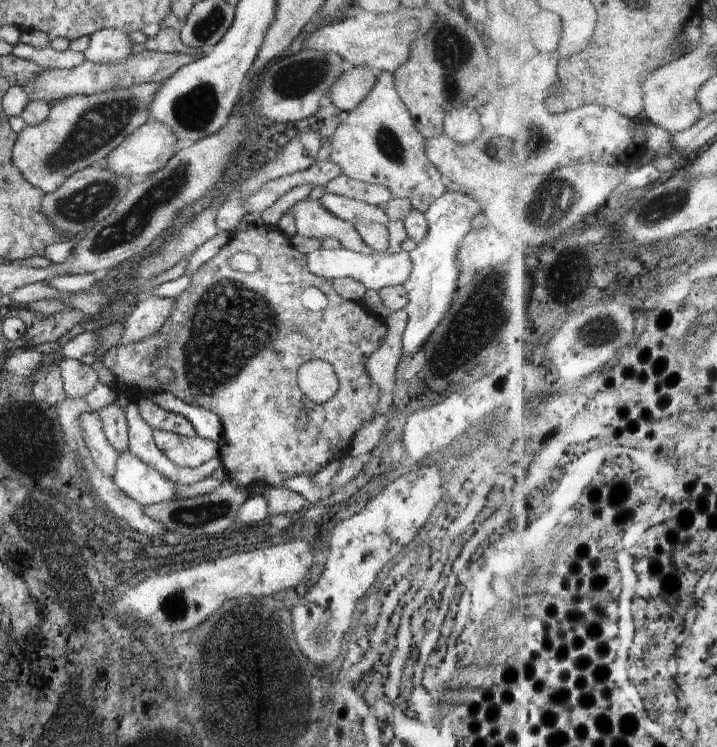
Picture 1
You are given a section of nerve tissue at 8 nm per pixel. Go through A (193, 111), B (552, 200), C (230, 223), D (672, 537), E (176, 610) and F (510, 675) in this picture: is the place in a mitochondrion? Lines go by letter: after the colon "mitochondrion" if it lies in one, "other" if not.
A: mitochondrion
B: mitochondrion
C: other
D: other
E: mitochondrion
F: other

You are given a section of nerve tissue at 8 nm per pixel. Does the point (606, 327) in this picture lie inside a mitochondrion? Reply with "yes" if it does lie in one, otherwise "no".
yes

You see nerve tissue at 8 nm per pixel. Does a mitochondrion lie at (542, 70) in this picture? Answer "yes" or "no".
no

